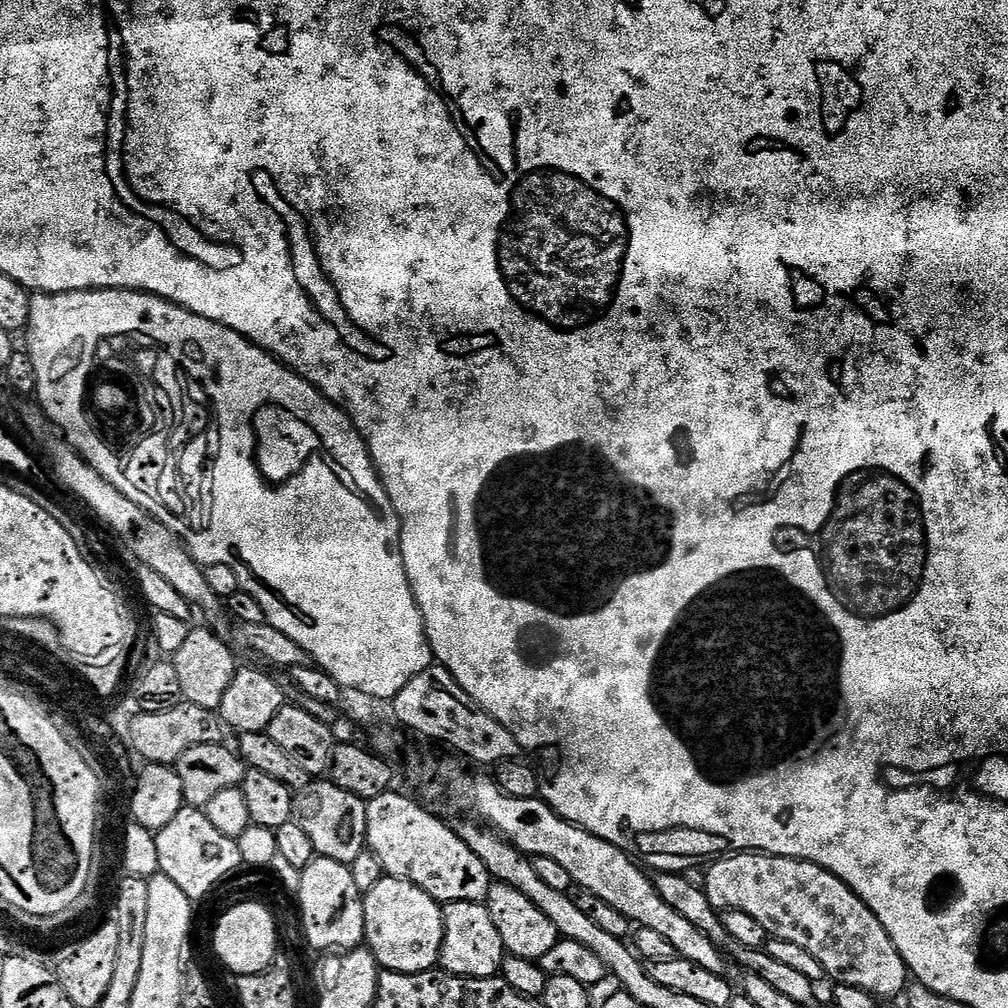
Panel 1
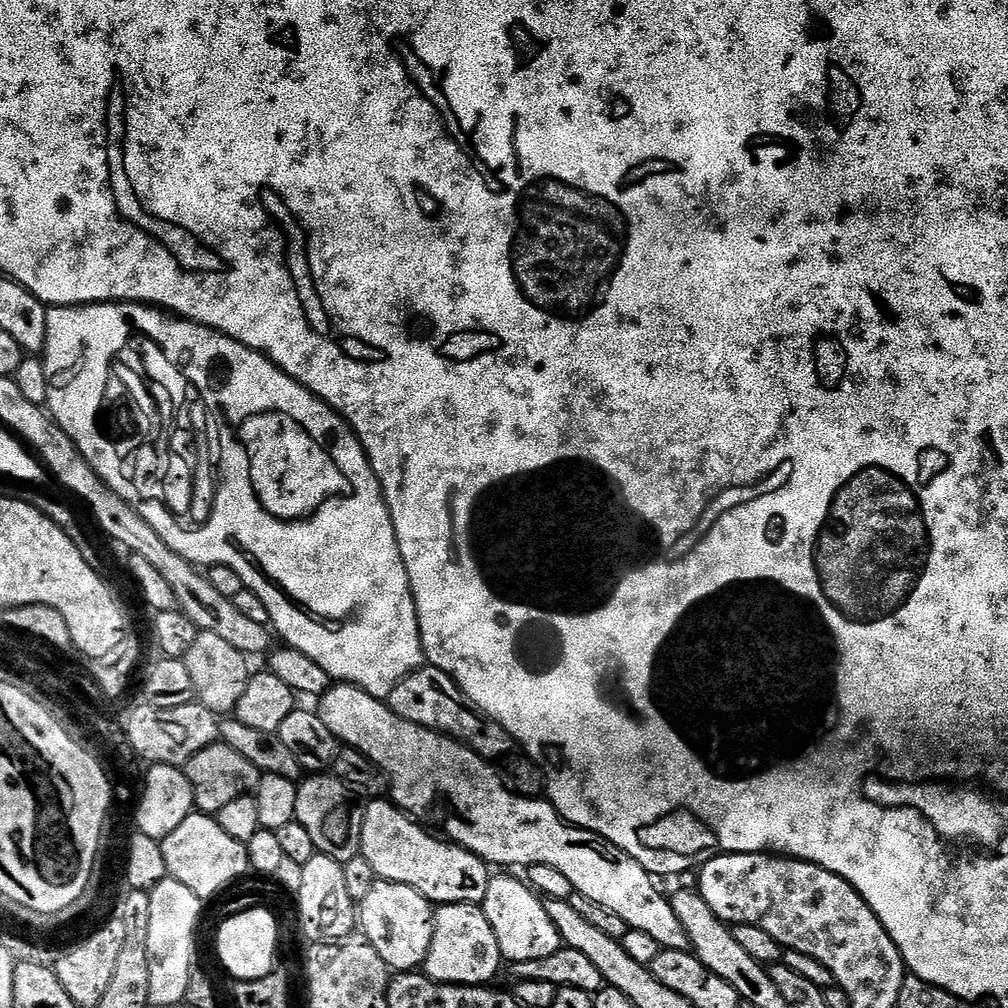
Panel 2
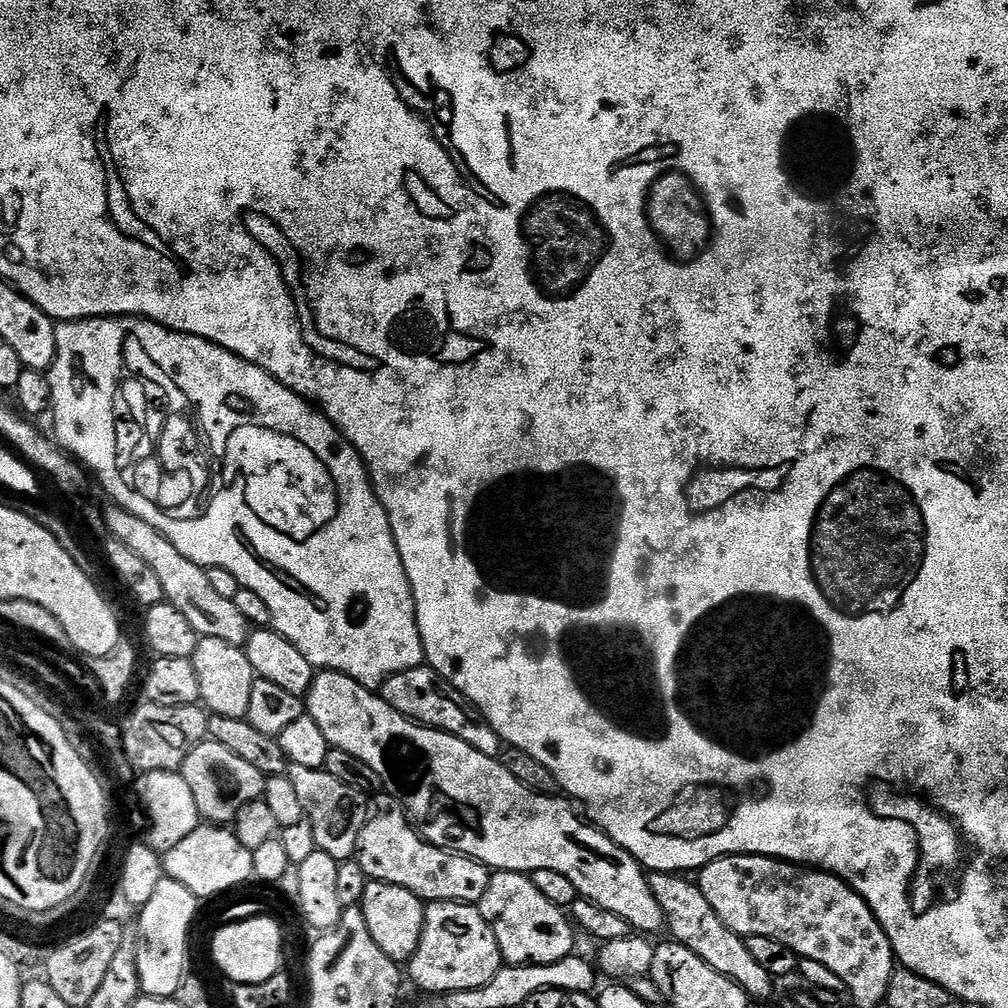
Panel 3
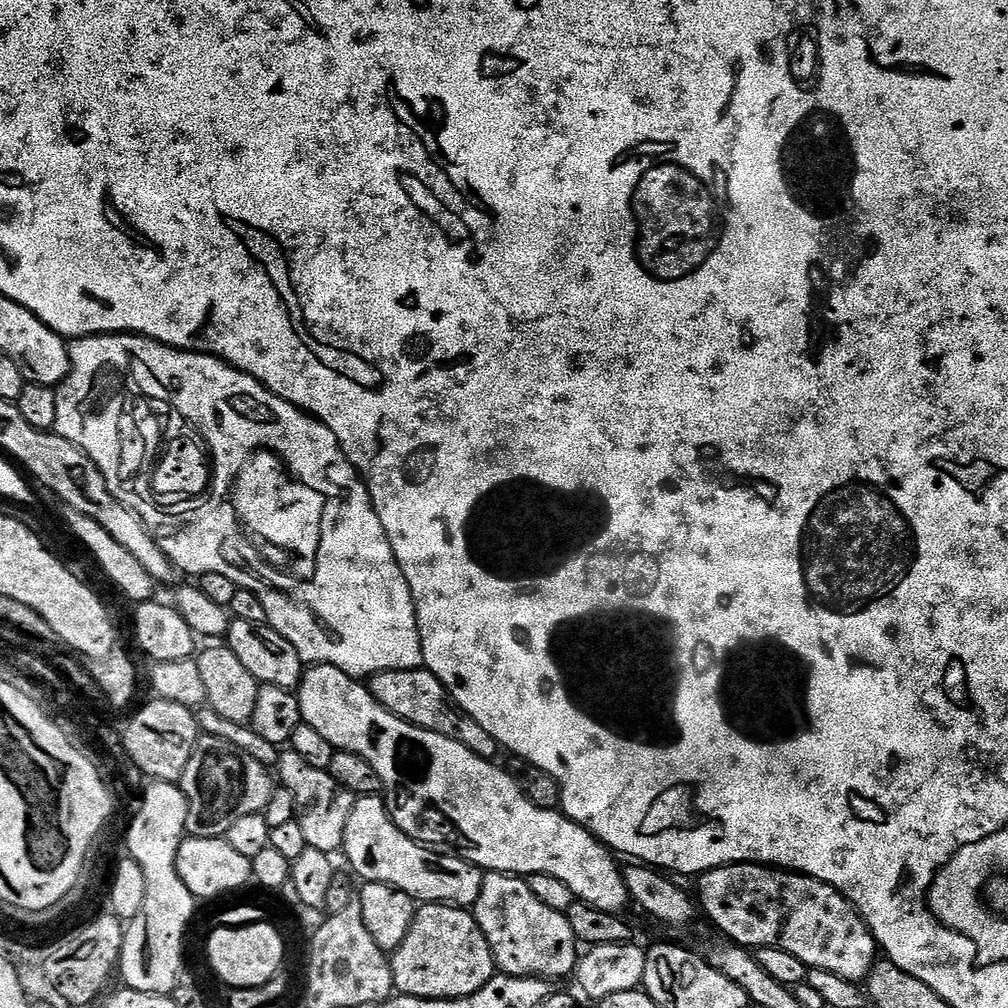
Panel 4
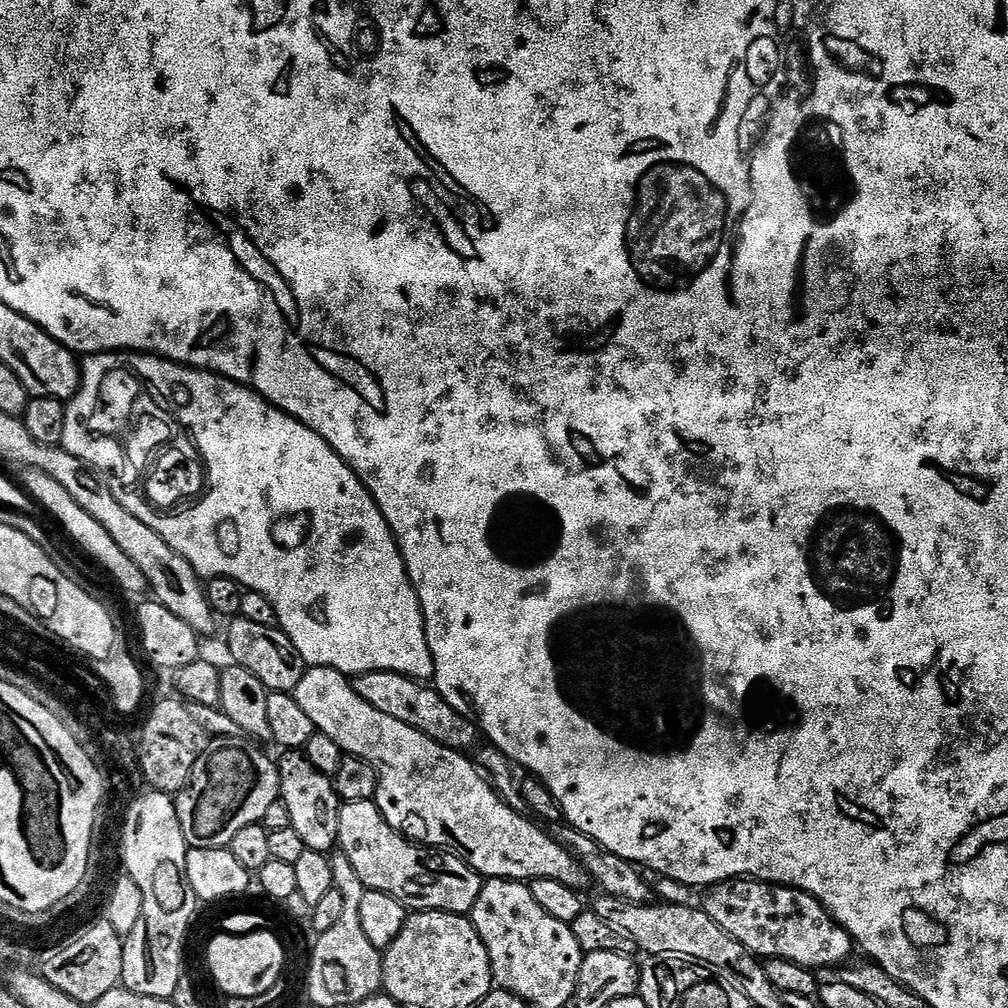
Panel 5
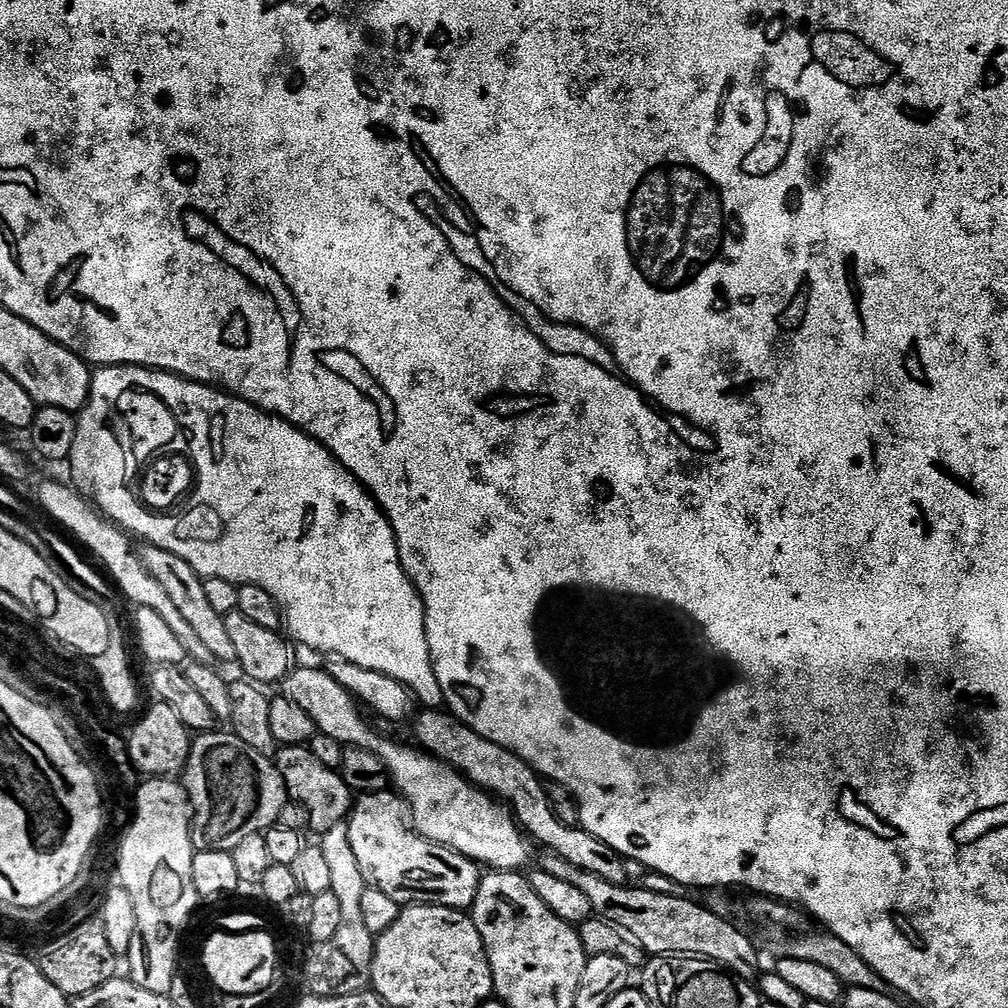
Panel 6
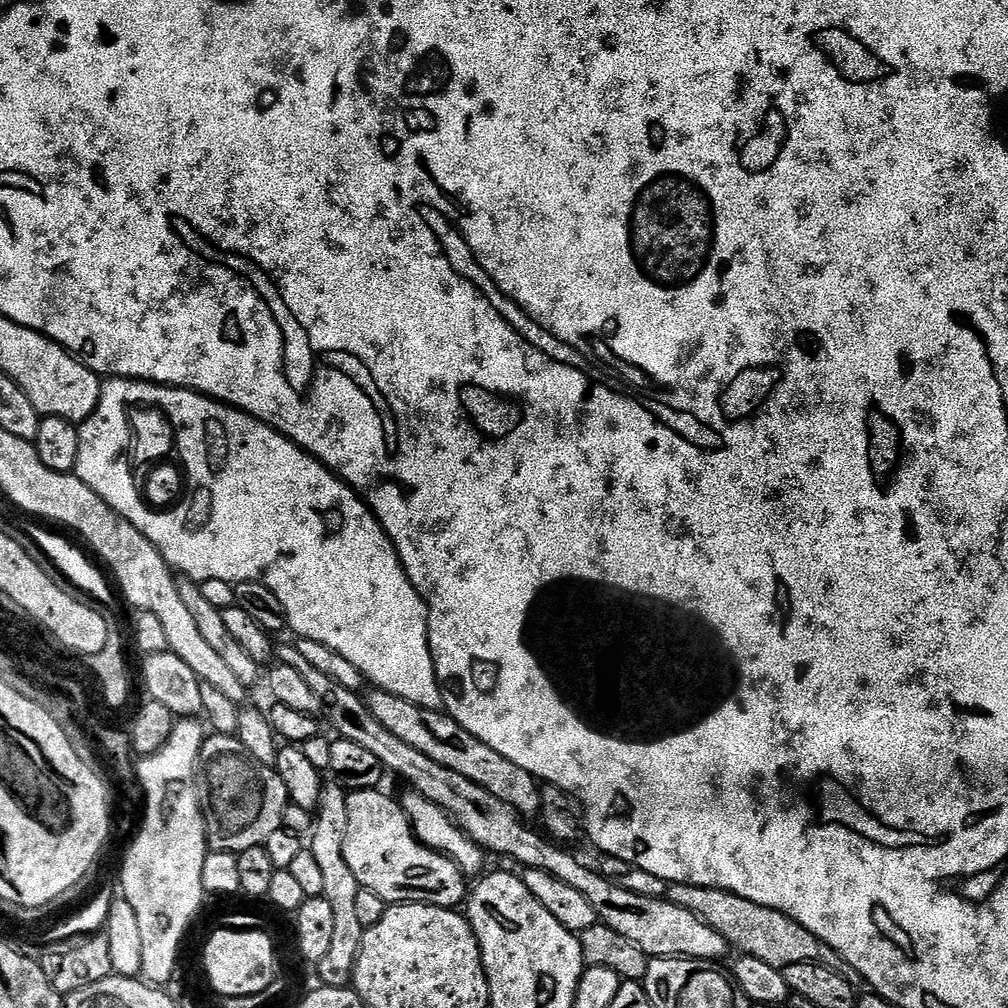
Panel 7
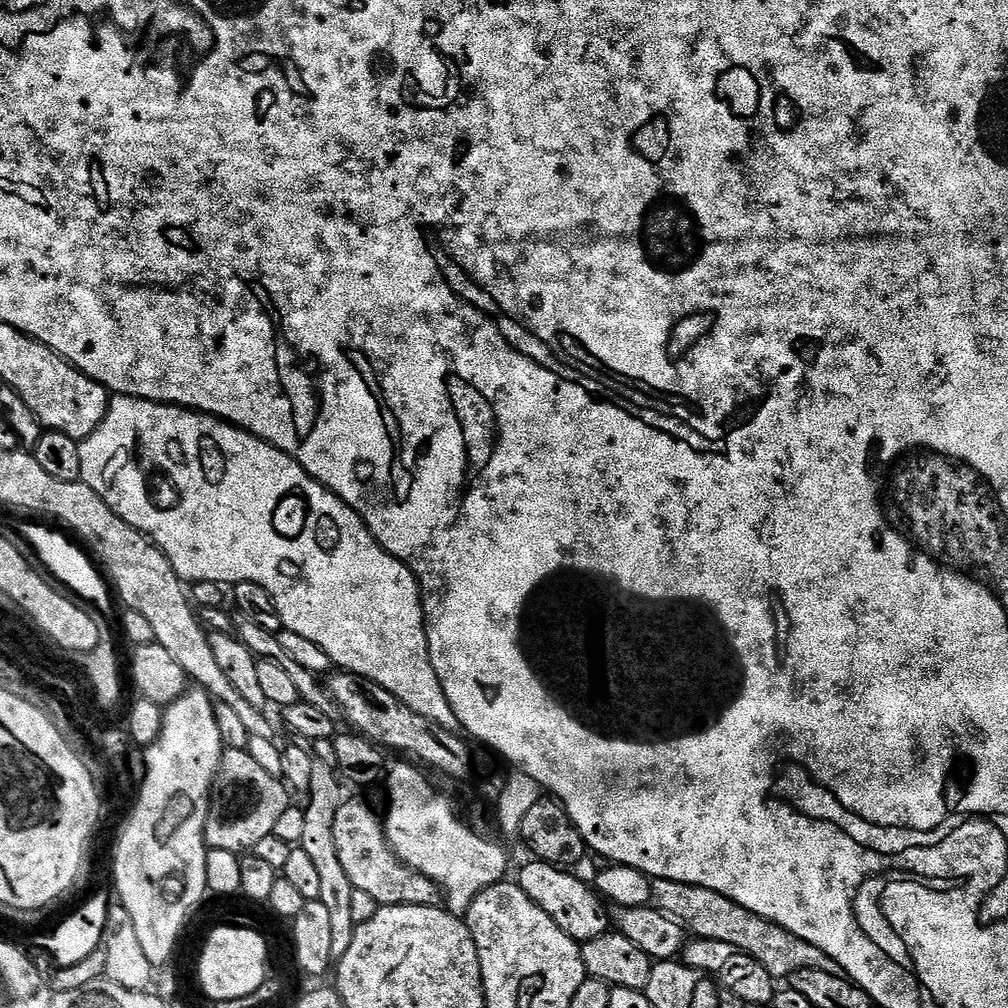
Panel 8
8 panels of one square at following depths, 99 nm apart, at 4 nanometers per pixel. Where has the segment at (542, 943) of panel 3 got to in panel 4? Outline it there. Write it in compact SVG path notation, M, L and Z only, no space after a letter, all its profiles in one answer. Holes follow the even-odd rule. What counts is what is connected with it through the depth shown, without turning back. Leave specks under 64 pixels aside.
M502 872L487 873L482 882L482 894L478 894L478 902L474 906L474 915L490 946L492 956L496 959L496 967L503 975L537 976L543 980L559 982L563 976L571 977L575 973L578 963L578 941L574 930L570 930L567 915L558 910L550 910L550 906L538 902L527 879Z

